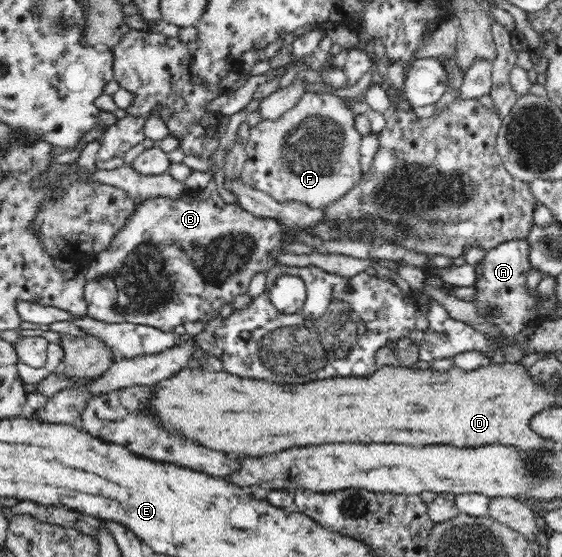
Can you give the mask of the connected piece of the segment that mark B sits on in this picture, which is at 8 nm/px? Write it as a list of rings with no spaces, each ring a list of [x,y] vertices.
[[[209,181],[200,191],[185,188],[181,198],[149,198],[135,208],[125,226],[117,232],[112,246],[91,257],[83,266],[88,316],[109,324],[113,316],[137,316],[139,324],[157,327],[163,332],[172,332],[178,325],[188,322],[201,322],[205,326],[218,318],[221,308],[232,304],[235,296],[248,293],[254,275],[267,274],[277,265],[276,257],[285,254],[281,247],[288,242],[285,233],[288,230],[292,228],[277,219],[257,218],[236,202],[225,203],[215,181]]]

